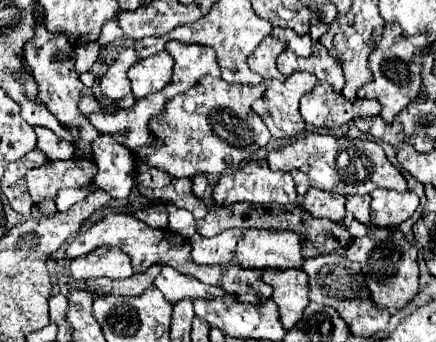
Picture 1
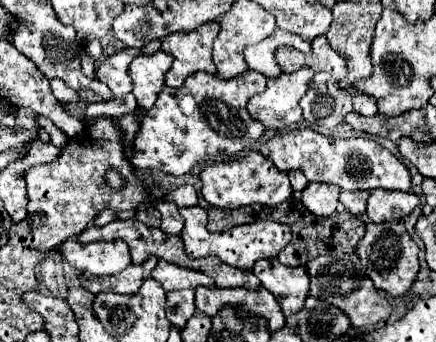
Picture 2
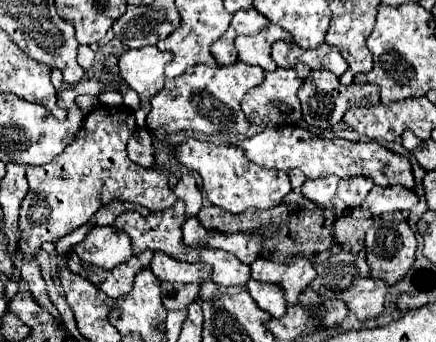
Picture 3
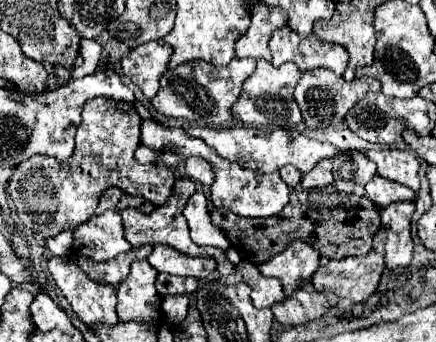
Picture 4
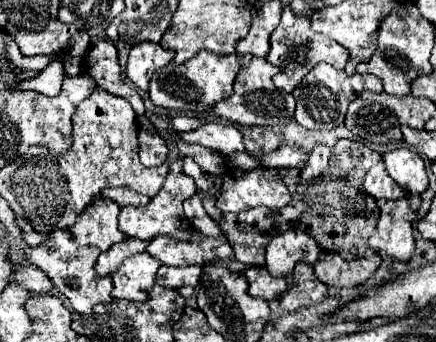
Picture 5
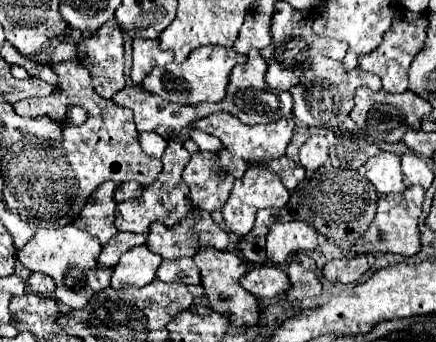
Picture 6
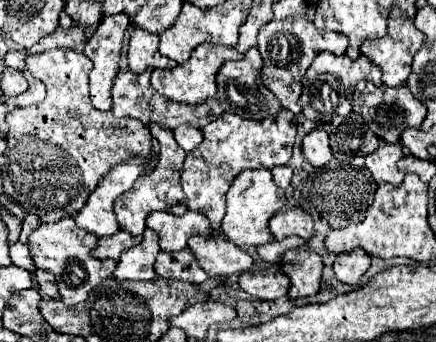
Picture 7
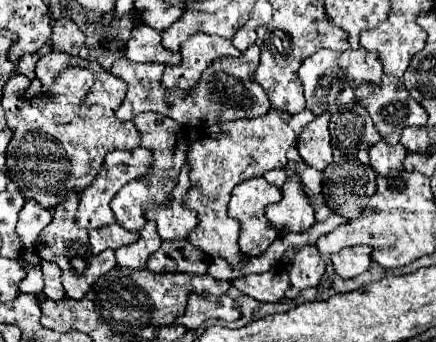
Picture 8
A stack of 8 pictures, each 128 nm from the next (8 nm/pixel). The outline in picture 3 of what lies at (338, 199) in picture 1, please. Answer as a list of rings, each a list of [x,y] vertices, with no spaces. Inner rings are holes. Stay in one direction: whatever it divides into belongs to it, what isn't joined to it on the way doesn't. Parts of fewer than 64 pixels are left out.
[[[320,176],[314,180],[306,180],[302,184],[302,194],[314,202],[326,202],[334,198],[336,184],[338,184],[336,176]]]

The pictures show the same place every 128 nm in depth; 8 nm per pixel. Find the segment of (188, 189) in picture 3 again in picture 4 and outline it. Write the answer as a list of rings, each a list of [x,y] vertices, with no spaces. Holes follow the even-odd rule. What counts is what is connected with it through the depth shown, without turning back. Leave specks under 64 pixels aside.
[[[196,192],[188,200],[188,204],[184,208],[184,216],[190,224],[192,240],[198,246],[218,246],[222,250],[226,250],[230,246],[226,234],[218,226],[212,224],[208,208],[206,208],[206,196],[202,192]]]

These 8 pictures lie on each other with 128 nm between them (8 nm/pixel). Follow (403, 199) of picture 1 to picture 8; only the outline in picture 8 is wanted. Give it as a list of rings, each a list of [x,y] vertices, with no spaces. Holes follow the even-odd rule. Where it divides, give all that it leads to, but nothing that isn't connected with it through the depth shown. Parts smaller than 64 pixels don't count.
[[[378,140],[370,148],[370,166],[382,176],[388,174],[390,170],[402,170],[402,162],[406,154],[408,150],[402,144],[392,146],[386,140]]]

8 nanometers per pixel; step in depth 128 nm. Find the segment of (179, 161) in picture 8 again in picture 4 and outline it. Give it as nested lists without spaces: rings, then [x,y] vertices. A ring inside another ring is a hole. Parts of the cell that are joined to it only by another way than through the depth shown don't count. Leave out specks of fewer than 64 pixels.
[[[182,176],[182,178],[178,178],[178,180],[174,182],[172,194],[170,194],[168,202],[164,202],[162,206],[156,206],[150,214],[138,214],[136,208],[126,208],[126,210],[122,210],[120,214],[122,214],[122,220],[124,220],[124,236],[128,238],[128,242],[132,244],[132,248],[140,248],[142,244],[152,244],[152,246],[154,246],[154,244],[168,244],[168,246],[172,246],[172,248],[176,248],[176,250],[188,254],[188,256],[214,256],[214,258],[216,258],[216,264],[218,264],[216,270],[218,270],[220,274],[224,274],[224,276],[226,276],[226,274],[232,274],[232,272],[234,272],[234,266],[226,260],[224,250],[211,246],[198,246],[190,237],[188,222],[186,222],[182,210],[184,210],[188,198],[190,198],[194,192],[196,192],[194,180],[188,178],[188,176]]]

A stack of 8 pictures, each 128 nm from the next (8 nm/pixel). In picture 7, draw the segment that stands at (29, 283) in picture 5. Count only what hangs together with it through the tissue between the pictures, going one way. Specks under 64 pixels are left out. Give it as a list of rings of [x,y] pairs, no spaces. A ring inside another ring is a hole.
[[[36,270],[36,272],[34,272],[34,282],[36,282],[36,288],[40,290],[40,294],[42,294],[44,298],[60,298],[58,284],[56,284],[56,278],[52,276],[52,272]]]

